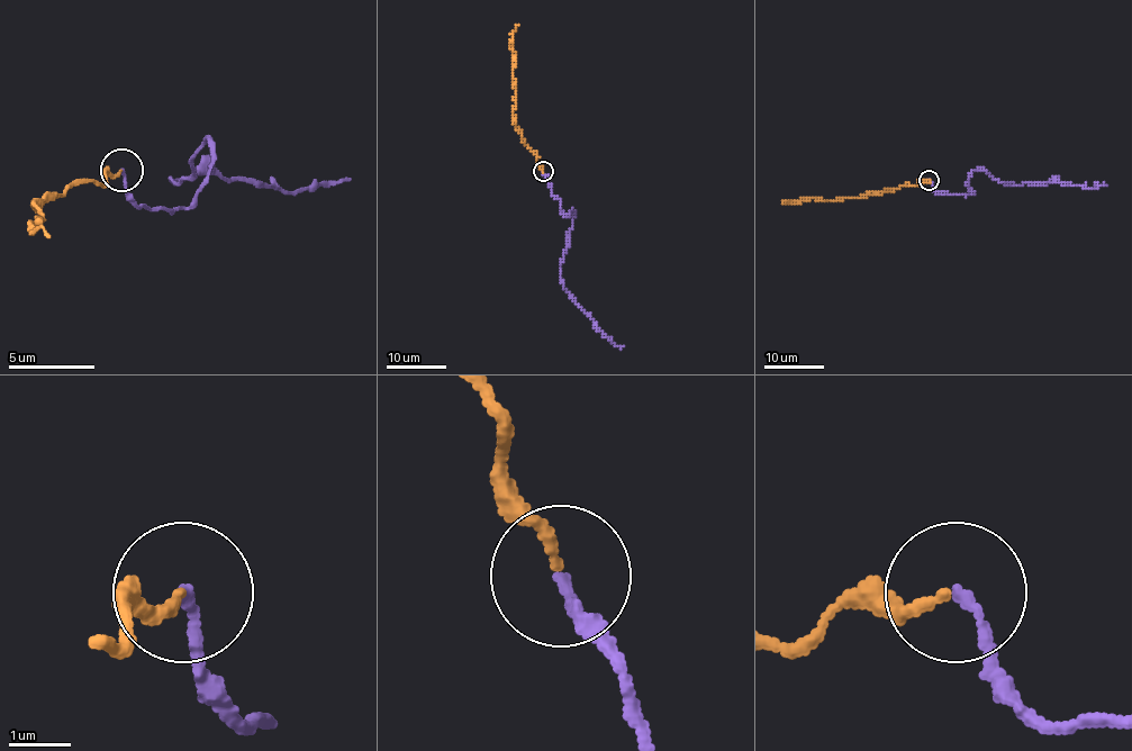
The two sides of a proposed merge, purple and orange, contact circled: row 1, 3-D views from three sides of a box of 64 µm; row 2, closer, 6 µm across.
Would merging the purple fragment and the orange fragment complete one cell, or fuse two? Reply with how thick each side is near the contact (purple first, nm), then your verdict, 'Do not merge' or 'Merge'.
Thickness 170 nm (purple) against 160 nm. Merge

